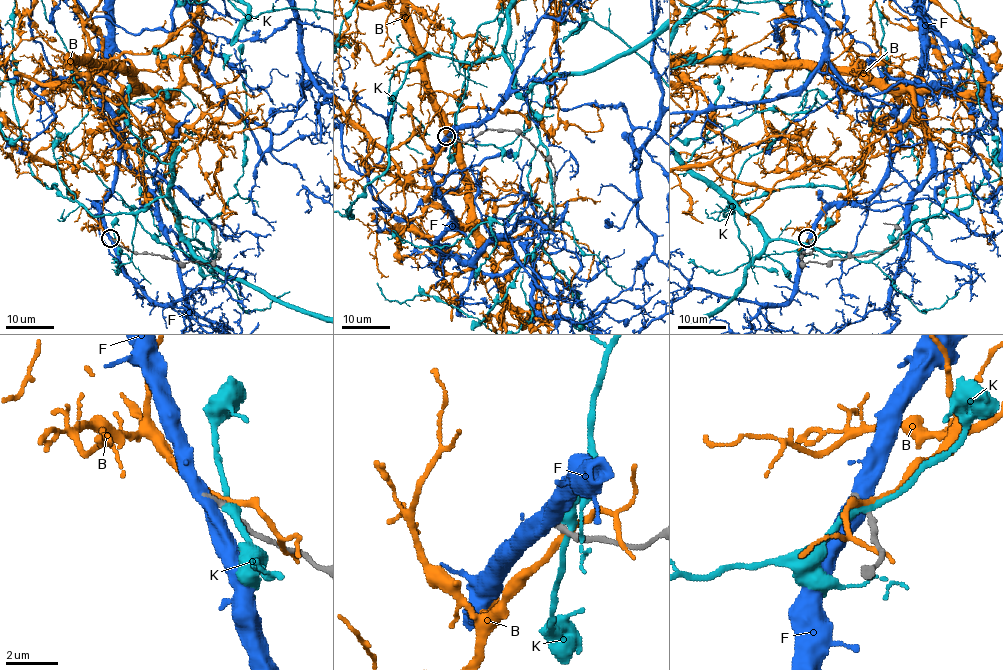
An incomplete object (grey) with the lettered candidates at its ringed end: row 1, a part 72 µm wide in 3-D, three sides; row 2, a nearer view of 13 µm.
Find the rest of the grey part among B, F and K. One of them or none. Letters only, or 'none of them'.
none of them

